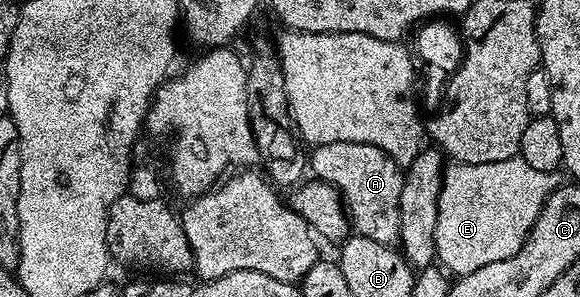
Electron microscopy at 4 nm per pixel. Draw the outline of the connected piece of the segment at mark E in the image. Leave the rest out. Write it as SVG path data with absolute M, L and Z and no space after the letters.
M521 158L487 164L451 163L442 177L438 199L434 239L437 263L459 277L488 266L488 262L512 258L522 249L544 202L559 183L557 175L532 170Z

